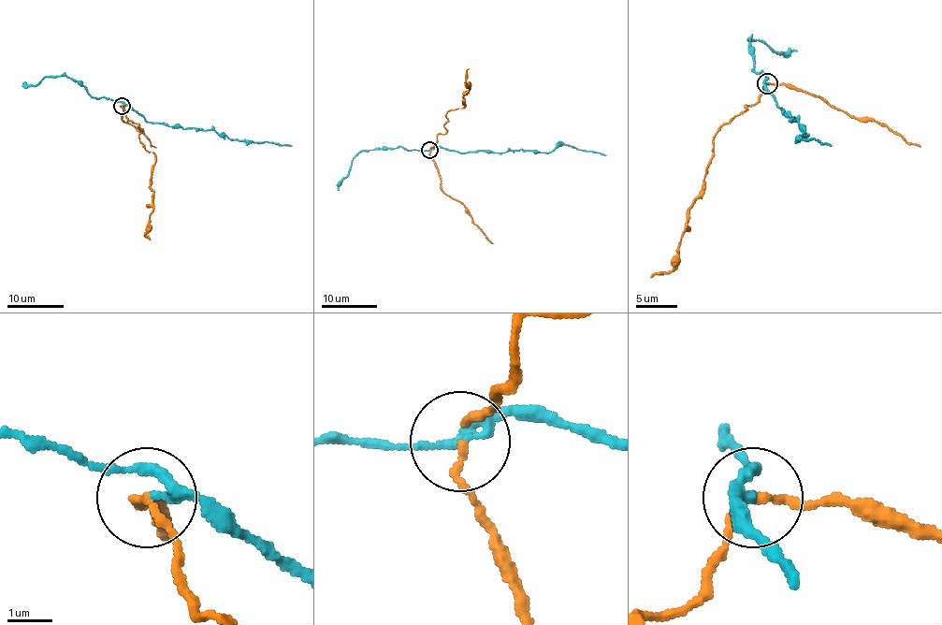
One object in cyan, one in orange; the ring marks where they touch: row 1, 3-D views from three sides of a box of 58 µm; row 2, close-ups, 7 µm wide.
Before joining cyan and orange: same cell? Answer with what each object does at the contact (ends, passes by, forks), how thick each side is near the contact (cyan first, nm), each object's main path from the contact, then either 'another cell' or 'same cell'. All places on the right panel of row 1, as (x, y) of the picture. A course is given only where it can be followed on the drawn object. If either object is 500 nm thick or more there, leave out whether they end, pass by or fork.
cyan passes by; orange passes by; 170 nm thick on the cyan side, 140 nm on the other; cyan runs (768, 82), (780, 108), (809, 134), (802, 138), (832, 145); orange runs (768, 82), (757, 101), (717, 133), (702, 196), (689, 209), (688, 227), (680, 238), (679, 263), (650, 277); another cell

